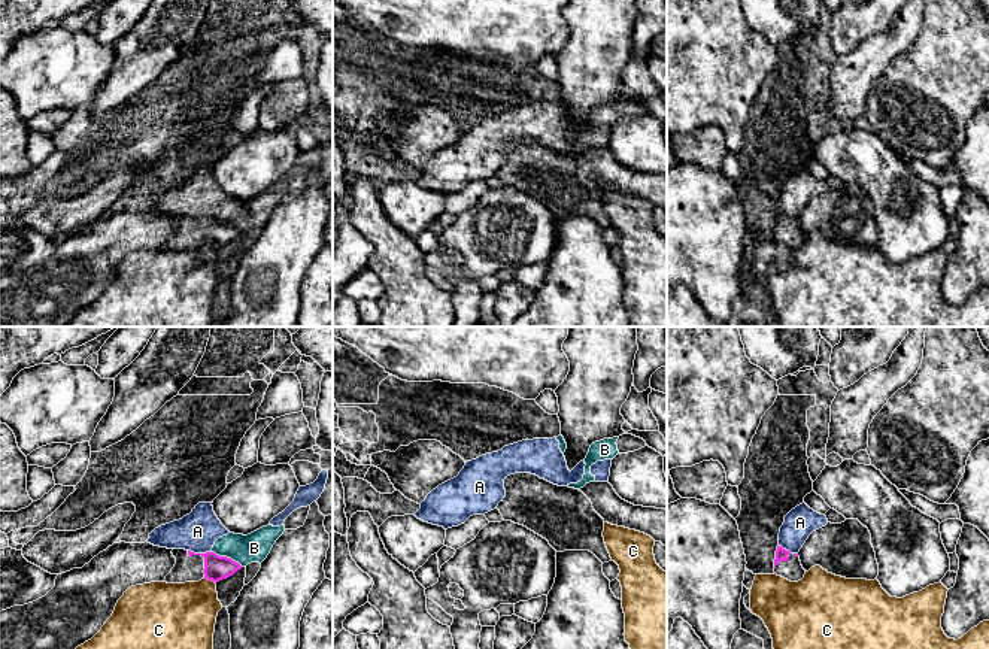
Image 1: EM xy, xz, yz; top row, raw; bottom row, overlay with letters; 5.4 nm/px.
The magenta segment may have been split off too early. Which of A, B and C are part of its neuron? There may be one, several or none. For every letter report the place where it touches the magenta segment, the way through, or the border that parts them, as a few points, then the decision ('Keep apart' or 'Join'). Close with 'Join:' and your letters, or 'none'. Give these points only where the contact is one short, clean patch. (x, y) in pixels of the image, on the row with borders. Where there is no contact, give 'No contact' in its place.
A: Touches magenta at xy (200, 554). Boundary: xy (188, 549), (211, 552). Keep apart
B: Touches magenta at xy (225, 557). Boundary: xy (212, 551), (230, 557), (242, 566). Keep apart
C: Touches magenta at xy (211, 579). Keep apart
Join: none

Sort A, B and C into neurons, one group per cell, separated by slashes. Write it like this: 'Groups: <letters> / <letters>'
Groups: A B / C

